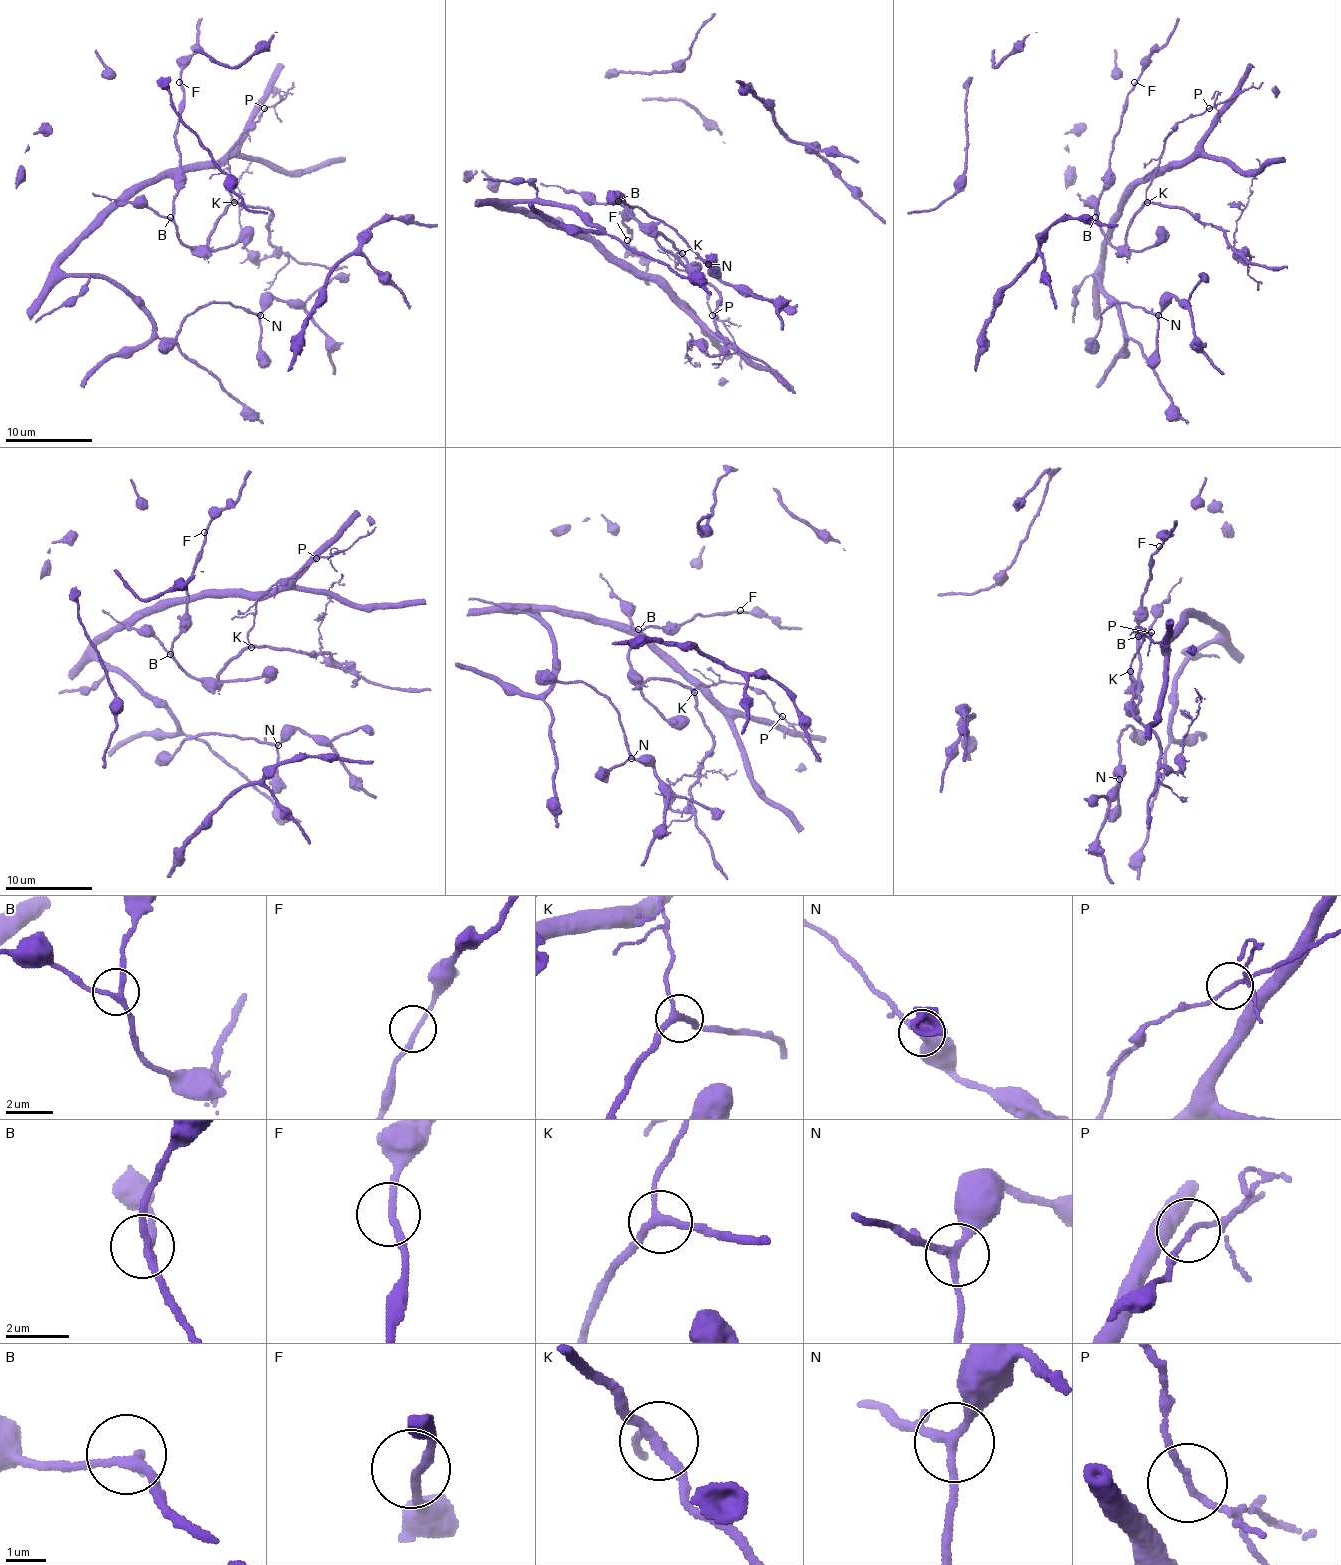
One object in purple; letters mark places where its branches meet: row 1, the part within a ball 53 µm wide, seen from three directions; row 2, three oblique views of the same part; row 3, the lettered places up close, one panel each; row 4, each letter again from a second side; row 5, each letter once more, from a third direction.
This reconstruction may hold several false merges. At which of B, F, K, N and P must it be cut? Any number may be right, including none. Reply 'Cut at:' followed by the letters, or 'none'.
Cut at: none

